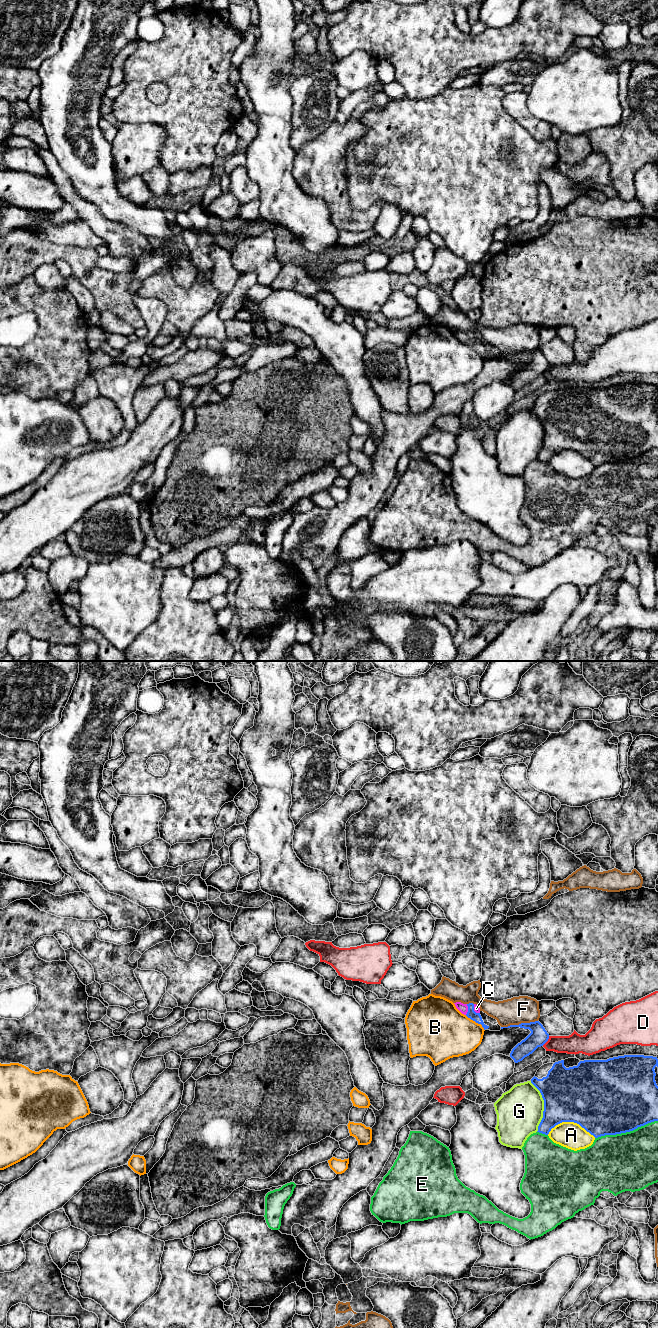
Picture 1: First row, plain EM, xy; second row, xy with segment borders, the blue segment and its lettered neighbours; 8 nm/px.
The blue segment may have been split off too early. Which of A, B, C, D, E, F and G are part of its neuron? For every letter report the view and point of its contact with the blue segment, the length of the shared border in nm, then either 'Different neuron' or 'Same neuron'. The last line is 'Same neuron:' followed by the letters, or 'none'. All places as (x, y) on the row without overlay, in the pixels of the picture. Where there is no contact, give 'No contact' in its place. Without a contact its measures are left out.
A: Touches blue at xy (571, 449). Shared border 400 nm. Different neuron
B: Touches blue at xy (476, 350). Shared border 200 nm. Different neuron
C: Touches blue at xy (468, 337). Shared border 90 nm. Same neuron
D: Touches blue at xy (546, 369). Shared border 100 nm. Different neuron
E: Touches blue at xy (626, 459). Shared border 500 nm. Different neuron
F: Touches blue at xy (519, 352). Shared border 300 nm. Different neuron
G: Touches blue at xy (544, 434). Shared border 420 nm. Different neuron
Same neuron: C

